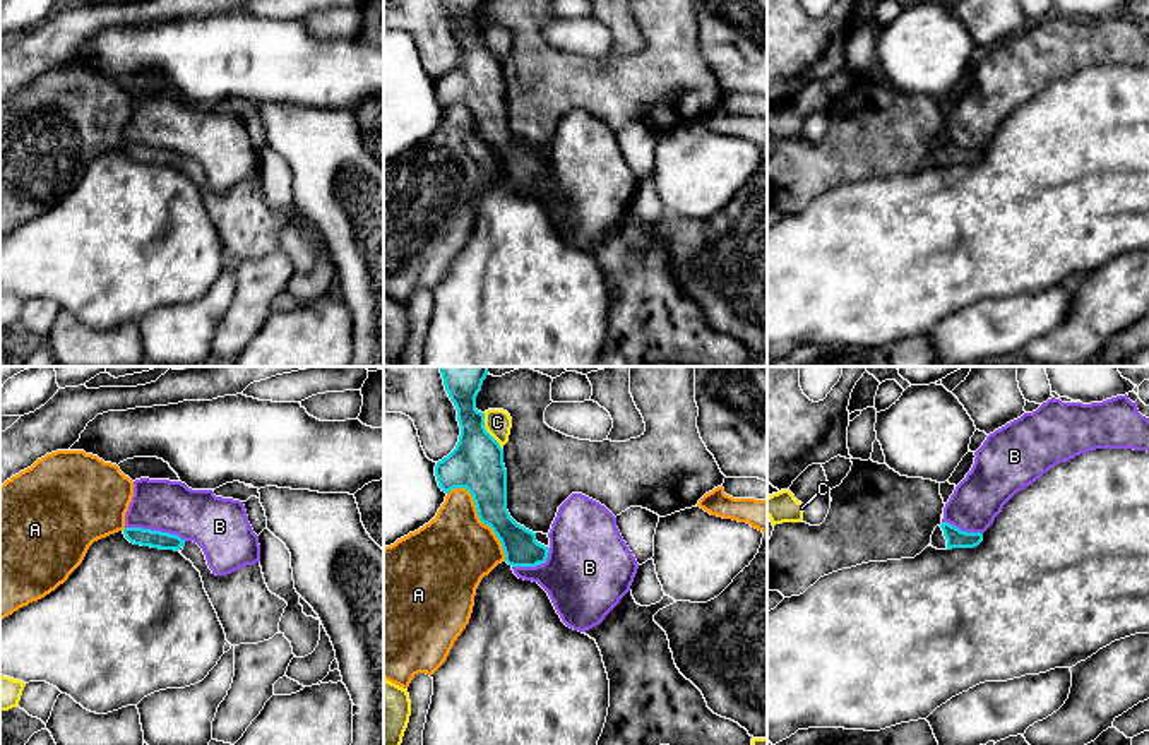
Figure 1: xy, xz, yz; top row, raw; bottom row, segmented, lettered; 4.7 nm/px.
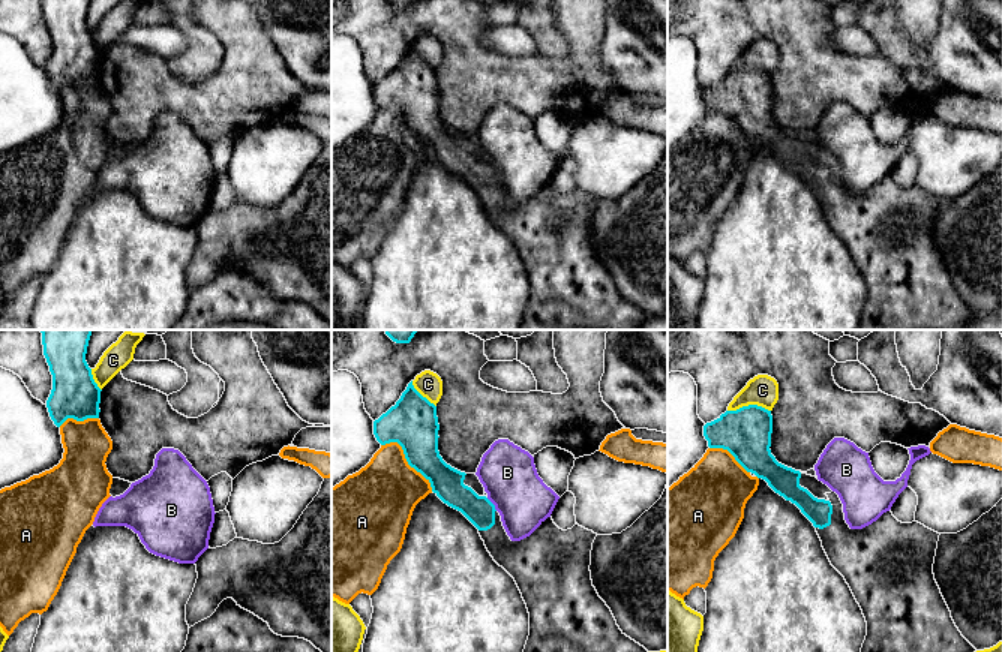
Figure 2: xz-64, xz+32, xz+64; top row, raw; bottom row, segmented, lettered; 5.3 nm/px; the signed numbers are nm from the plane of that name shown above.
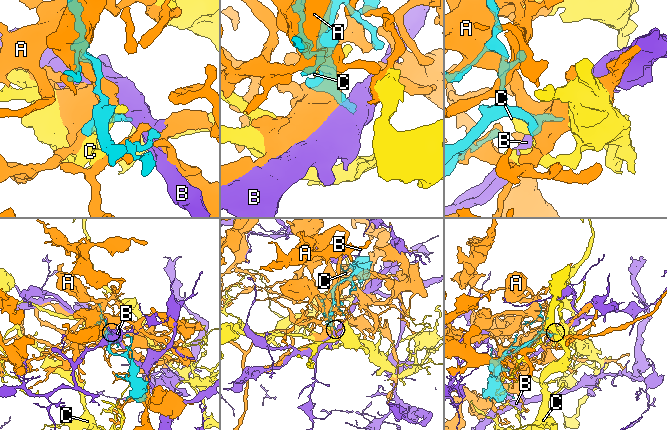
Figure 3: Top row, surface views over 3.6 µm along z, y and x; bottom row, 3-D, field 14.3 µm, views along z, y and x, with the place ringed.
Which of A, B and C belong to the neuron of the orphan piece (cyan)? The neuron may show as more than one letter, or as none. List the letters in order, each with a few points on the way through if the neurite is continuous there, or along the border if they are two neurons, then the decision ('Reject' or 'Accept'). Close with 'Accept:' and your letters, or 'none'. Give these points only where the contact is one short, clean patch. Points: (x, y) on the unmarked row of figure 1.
A: Reject
B: Boundary: xy (125, 143), (168, 148), (185, 156). Reject
C: Reject
Accept: none

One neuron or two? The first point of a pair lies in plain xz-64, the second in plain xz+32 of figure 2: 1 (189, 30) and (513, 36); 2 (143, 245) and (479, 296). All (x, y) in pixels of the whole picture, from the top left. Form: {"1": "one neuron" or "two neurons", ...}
{"1": "two neurons", "2": "one neuron"}

